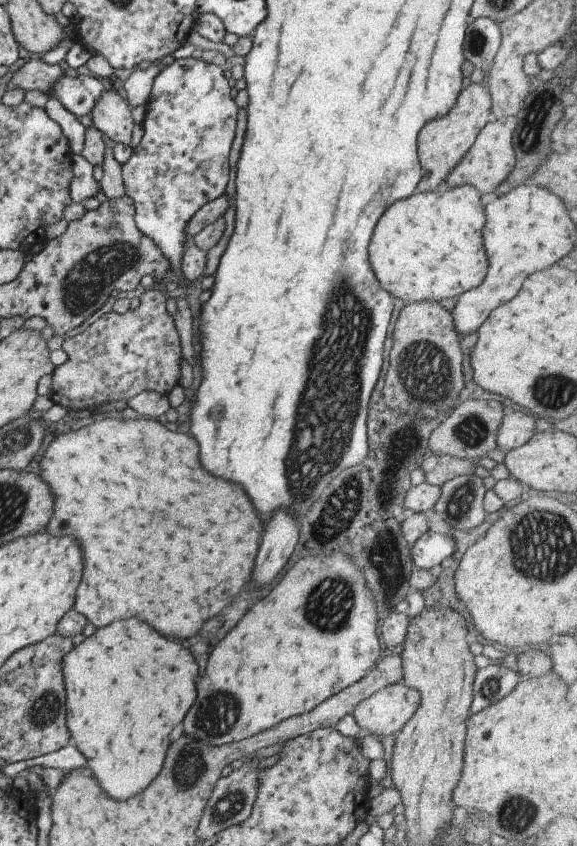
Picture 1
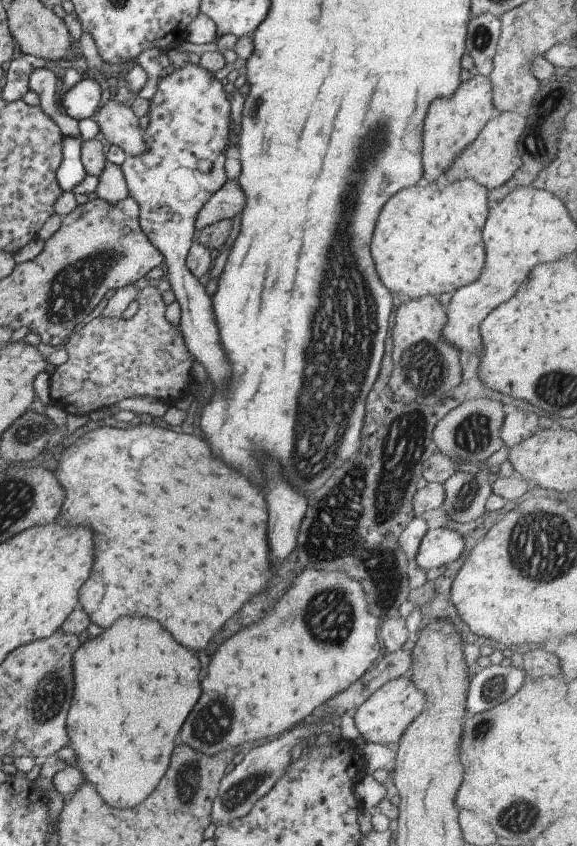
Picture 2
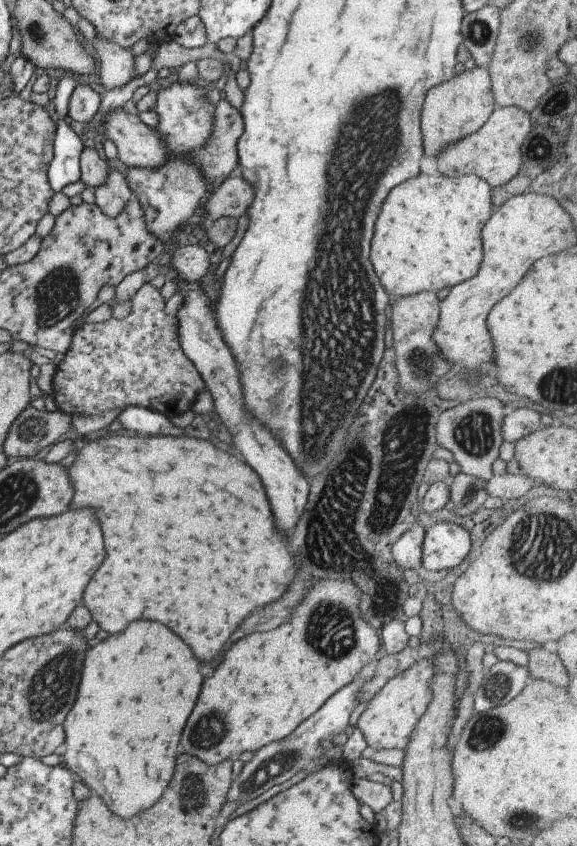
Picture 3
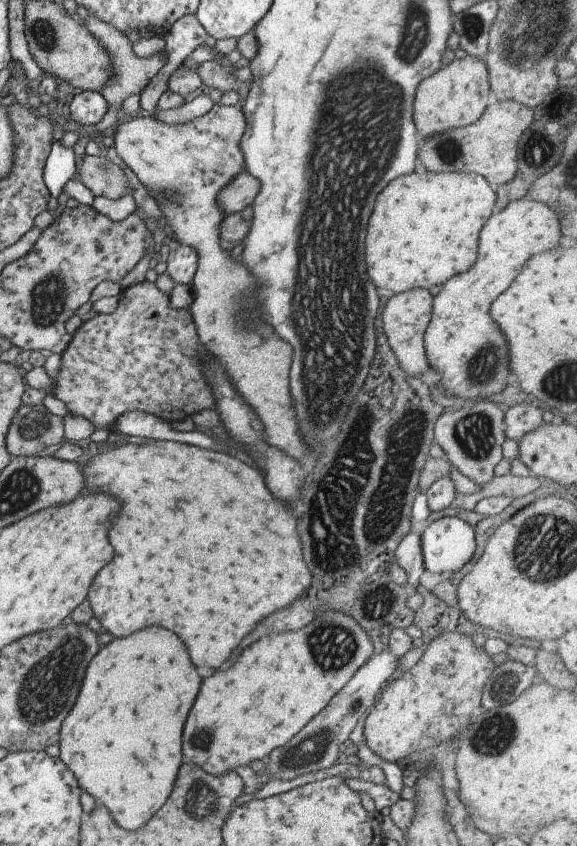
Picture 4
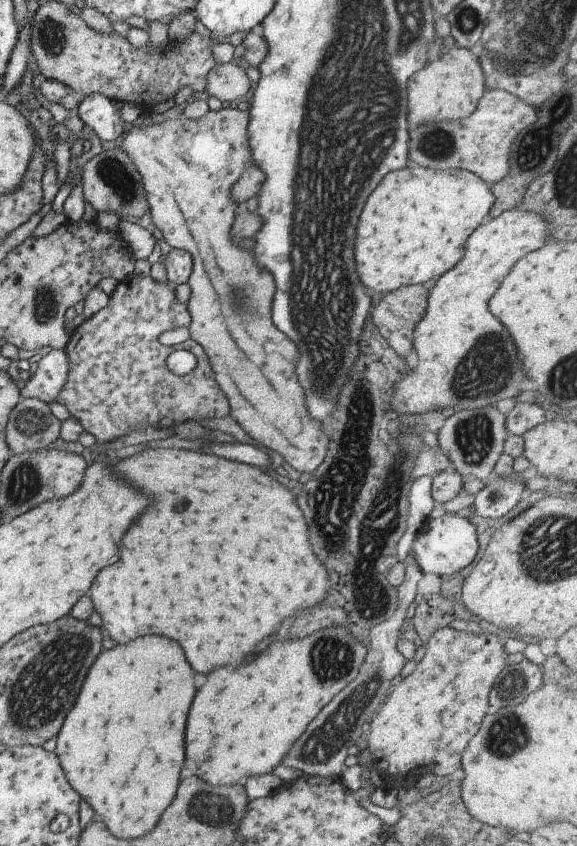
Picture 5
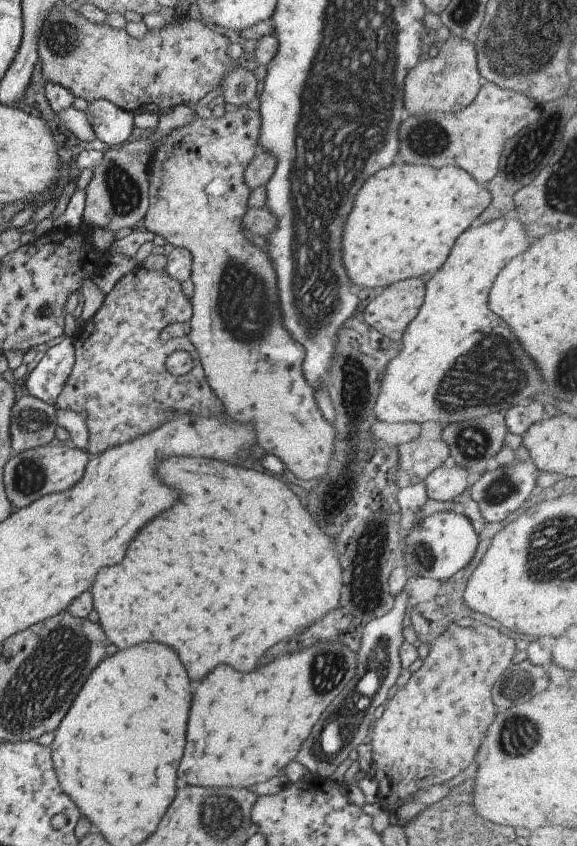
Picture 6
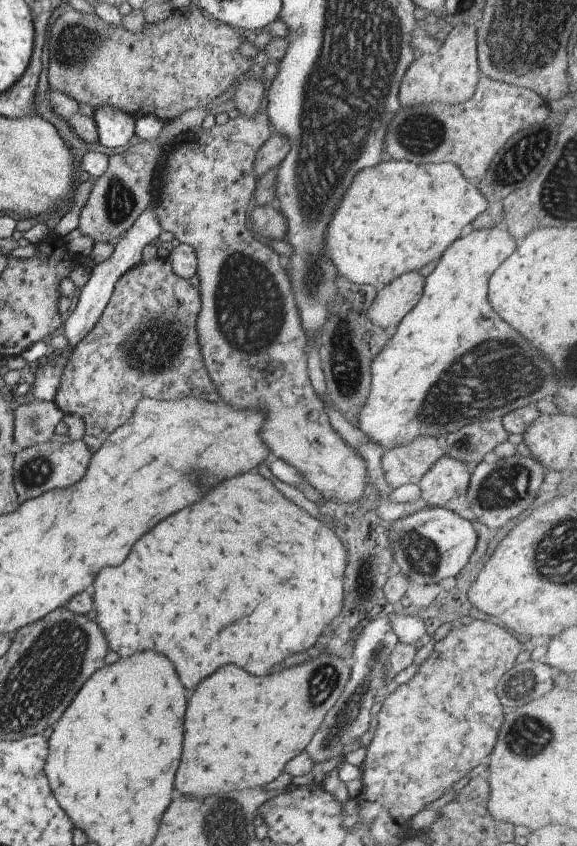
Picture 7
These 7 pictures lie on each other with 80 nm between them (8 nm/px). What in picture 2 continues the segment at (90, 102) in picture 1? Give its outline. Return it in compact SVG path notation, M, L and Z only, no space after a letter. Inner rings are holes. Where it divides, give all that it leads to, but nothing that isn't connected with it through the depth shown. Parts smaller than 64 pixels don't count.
M89 77L73 84L60 100L64 113L76 121L87 117L92 118L101 103L99 84Z

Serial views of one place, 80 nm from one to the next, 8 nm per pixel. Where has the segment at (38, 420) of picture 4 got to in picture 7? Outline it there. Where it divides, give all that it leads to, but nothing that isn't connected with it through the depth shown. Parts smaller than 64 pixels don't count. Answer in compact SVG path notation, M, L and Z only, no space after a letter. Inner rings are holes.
M28 401L20 403L15 410L12 410L12 439L15 446L24 449L39 443L44 443L51 438L55 424L61 420L63 413L52 401Z

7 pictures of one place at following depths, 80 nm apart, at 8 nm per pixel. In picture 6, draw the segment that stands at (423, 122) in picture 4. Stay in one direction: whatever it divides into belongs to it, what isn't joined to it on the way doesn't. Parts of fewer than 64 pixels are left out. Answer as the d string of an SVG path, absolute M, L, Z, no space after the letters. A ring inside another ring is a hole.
M451 35L444 44L439 44L437 52L439 54L431 62L427 62L427 66L425 62L419 62L405 76L403 104L407 116L429 112L455 114L468 106L481 88L483 80L475 64L476 51L473 49L472 41Z

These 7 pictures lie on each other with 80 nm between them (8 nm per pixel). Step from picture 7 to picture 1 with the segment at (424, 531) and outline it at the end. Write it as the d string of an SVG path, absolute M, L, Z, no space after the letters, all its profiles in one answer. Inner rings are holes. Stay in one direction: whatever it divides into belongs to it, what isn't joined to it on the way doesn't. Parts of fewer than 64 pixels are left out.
M431 530L425 531L410 546L410 557L415 569L428 570L437 566L447 556L451 557L455 551L453 538L443 536Z

